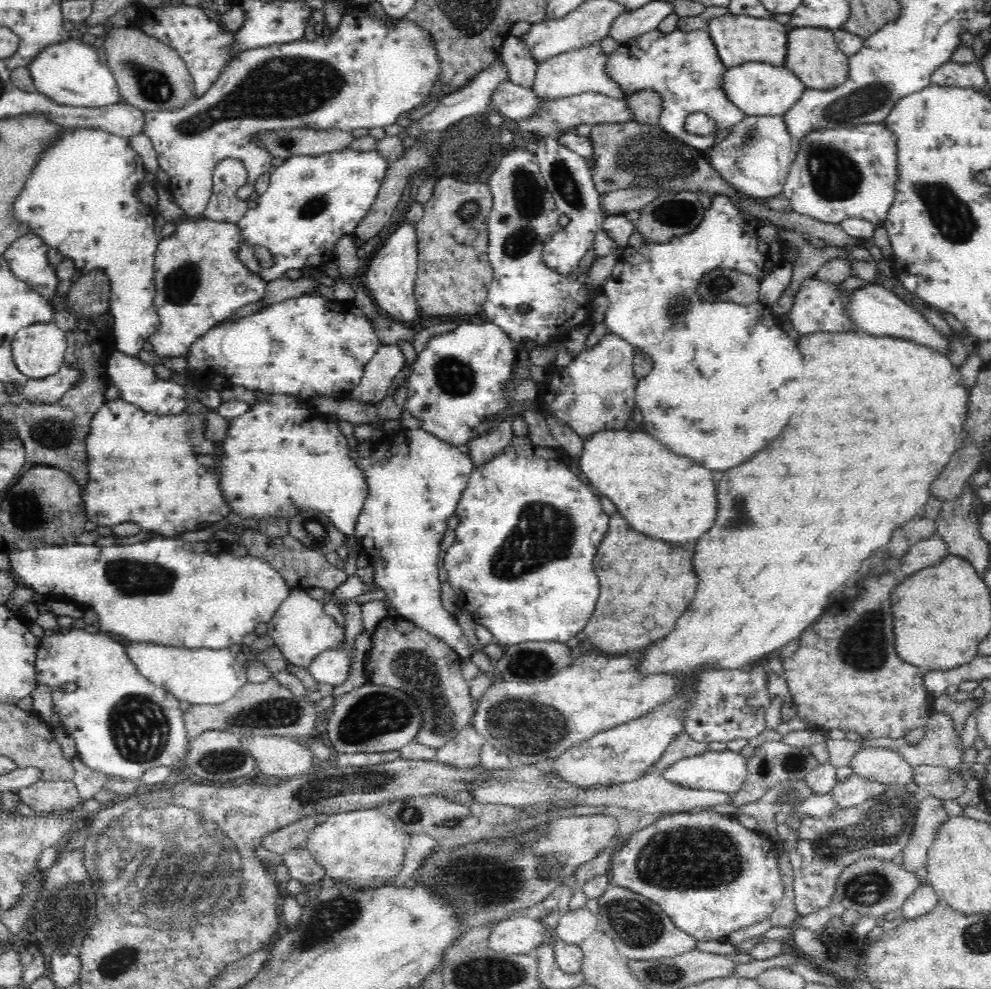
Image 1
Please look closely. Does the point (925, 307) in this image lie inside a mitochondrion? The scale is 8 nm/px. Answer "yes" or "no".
no

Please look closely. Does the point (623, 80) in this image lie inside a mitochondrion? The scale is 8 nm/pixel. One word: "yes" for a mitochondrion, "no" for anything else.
no

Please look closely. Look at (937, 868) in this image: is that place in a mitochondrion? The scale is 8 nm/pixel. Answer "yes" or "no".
no

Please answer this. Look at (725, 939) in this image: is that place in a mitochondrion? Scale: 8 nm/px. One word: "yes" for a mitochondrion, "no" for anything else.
no

